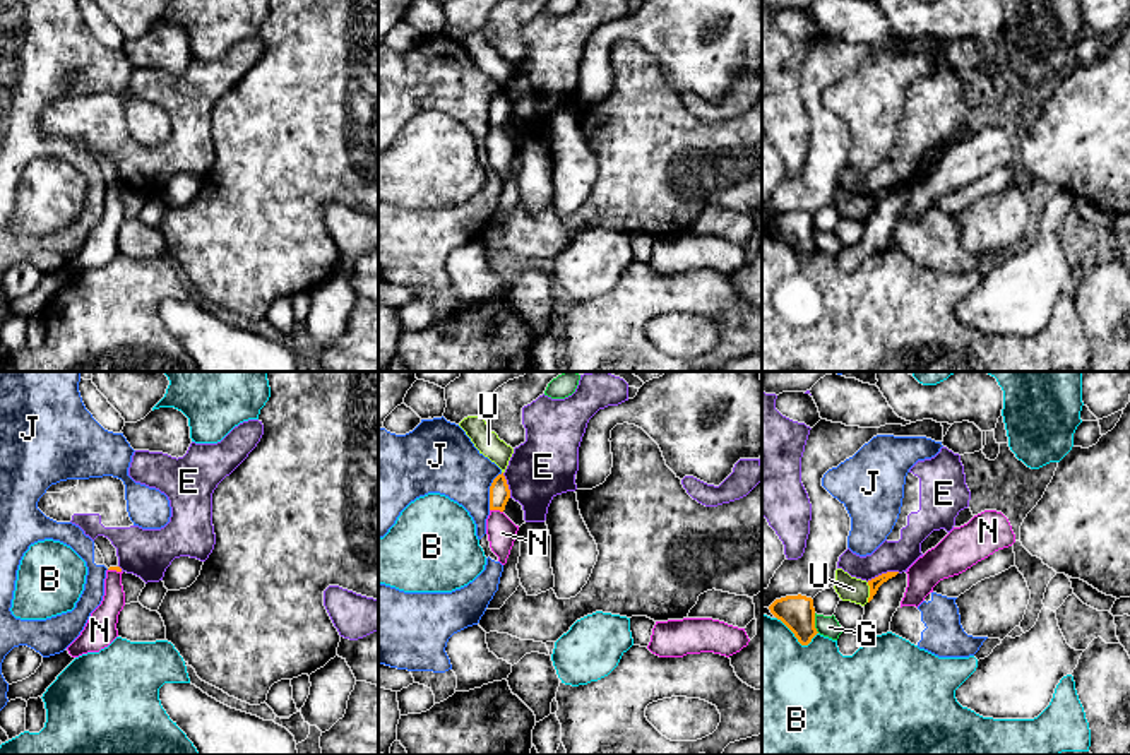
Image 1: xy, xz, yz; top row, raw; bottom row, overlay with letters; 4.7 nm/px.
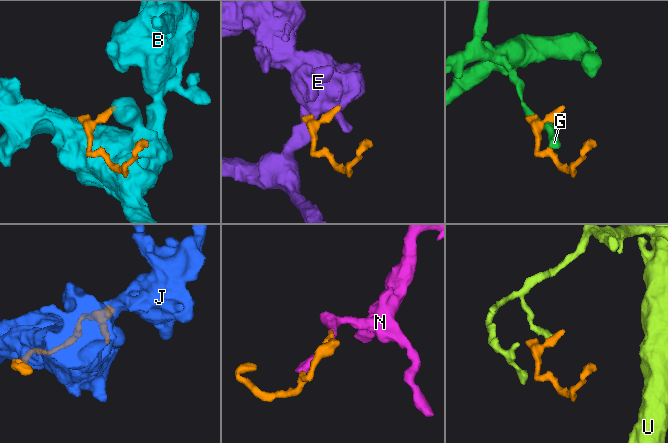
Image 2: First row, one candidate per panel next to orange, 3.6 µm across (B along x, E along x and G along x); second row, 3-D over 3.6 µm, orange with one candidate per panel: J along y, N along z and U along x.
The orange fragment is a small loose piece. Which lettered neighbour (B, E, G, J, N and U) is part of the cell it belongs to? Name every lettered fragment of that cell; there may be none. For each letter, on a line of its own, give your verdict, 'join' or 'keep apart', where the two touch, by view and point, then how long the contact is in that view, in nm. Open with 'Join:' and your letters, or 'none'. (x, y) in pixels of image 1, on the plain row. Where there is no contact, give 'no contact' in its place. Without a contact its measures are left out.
Join: none
B: keep apart; contact yz (796, 254); length 220 nm
E: keep apart; contact yz (882, 190); length 170 nm
G: keep apart; contact yz (814, 240); length 100 nm
J: keep apart; contact xz (490, 107); length 190 nm
N: keep apart; contact xz (497, 125); length 70 nm
U: keep apart; contact yz (870, 209); length 100 nm

